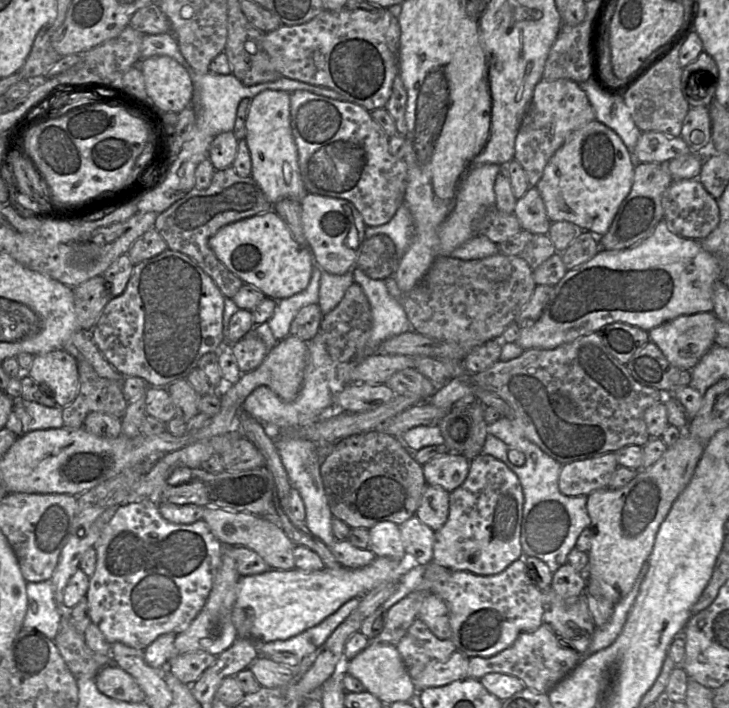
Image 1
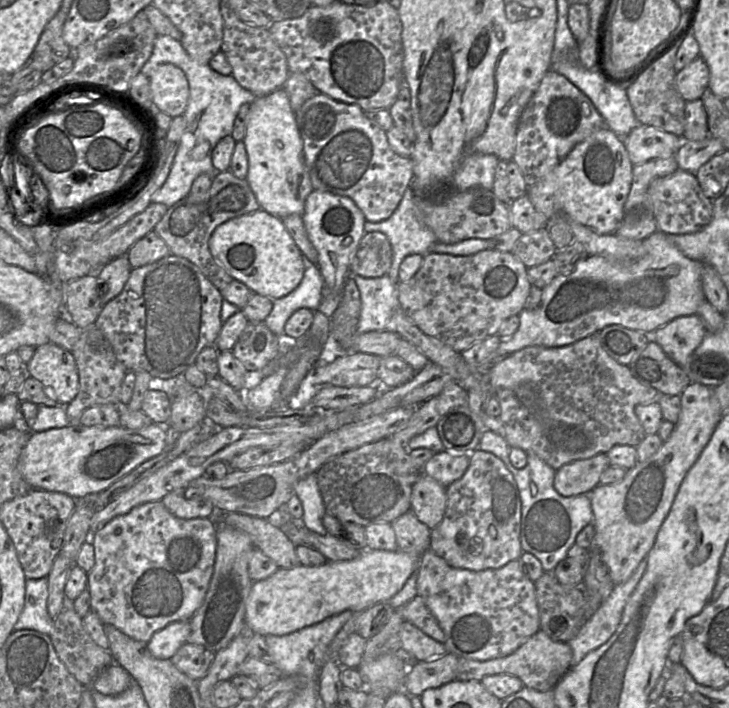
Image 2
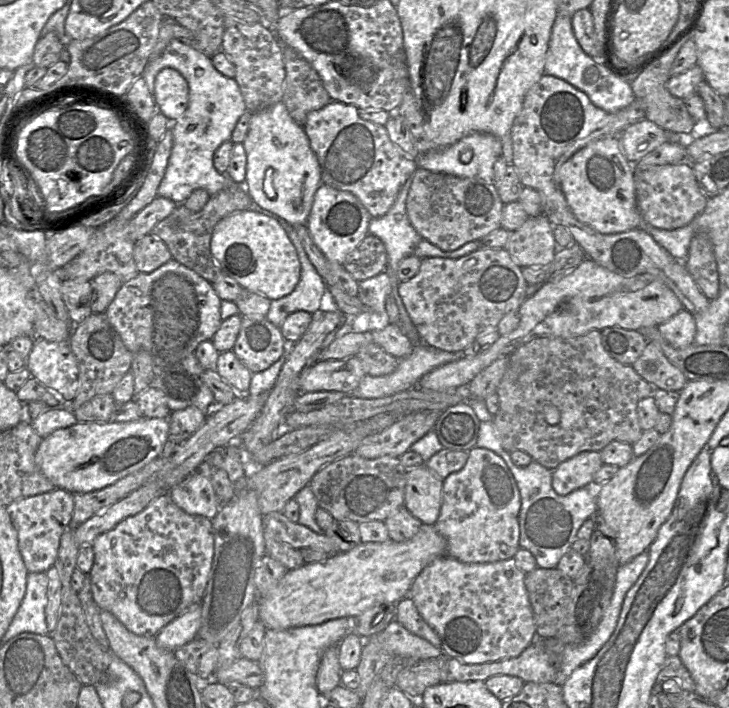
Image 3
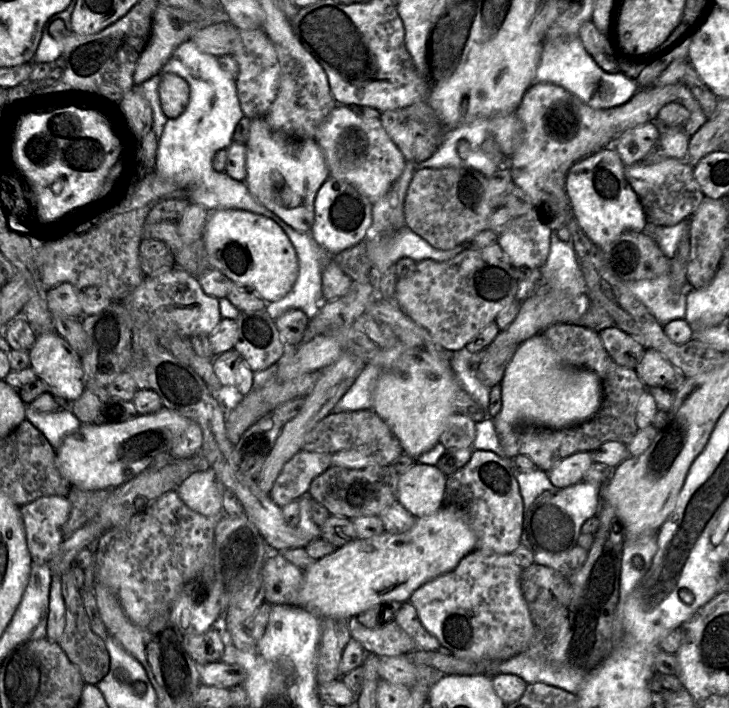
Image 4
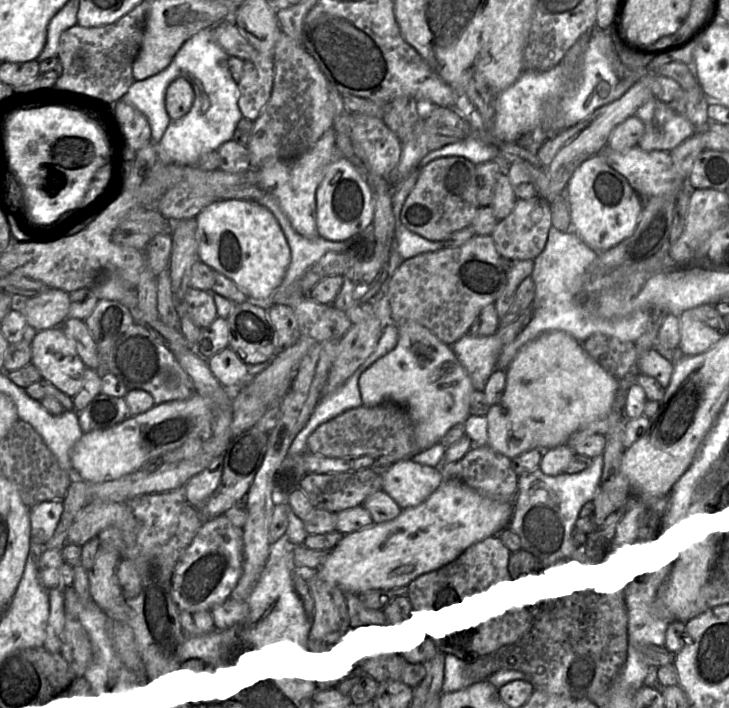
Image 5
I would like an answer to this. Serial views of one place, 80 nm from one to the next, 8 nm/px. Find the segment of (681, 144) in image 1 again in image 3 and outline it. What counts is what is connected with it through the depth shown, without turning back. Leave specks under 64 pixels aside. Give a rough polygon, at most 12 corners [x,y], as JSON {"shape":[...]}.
{"shape":[[647,119],[619,135],[623,154],[633,166],[670,139]]}

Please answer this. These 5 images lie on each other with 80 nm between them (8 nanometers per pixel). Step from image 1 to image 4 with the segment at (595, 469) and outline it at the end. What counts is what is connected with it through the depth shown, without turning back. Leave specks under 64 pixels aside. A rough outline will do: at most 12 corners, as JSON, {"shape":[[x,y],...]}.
{"shape":[[579,451],[548,471],[551,483],[565,488],[584,481],[593,462]]}

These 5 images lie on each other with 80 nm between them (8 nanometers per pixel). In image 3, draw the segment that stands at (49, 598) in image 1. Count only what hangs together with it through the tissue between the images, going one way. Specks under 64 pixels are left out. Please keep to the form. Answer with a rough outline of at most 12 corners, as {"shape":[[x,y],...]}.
{"shape":[[46,572],[28,573],[23,600],[1,644],[24,632],[48,635]]}

